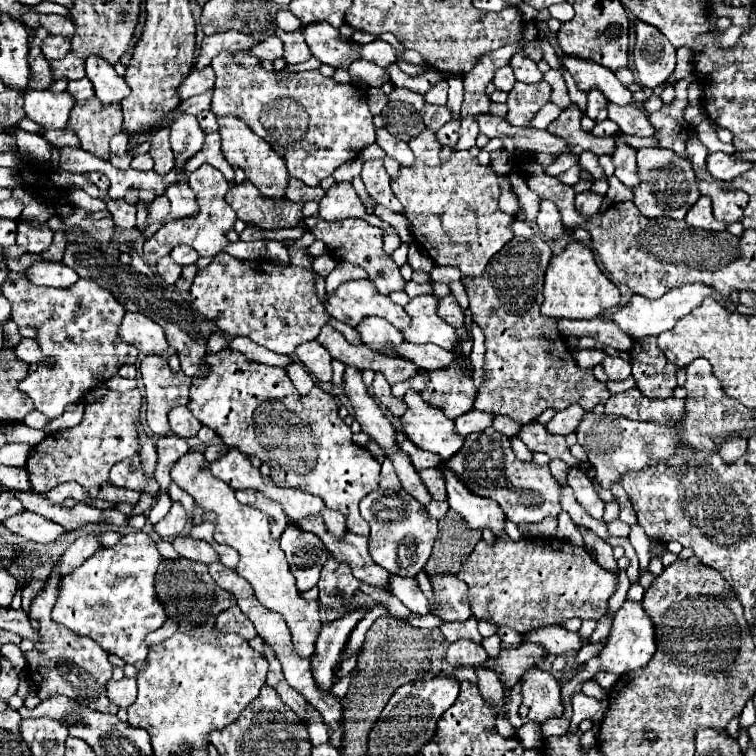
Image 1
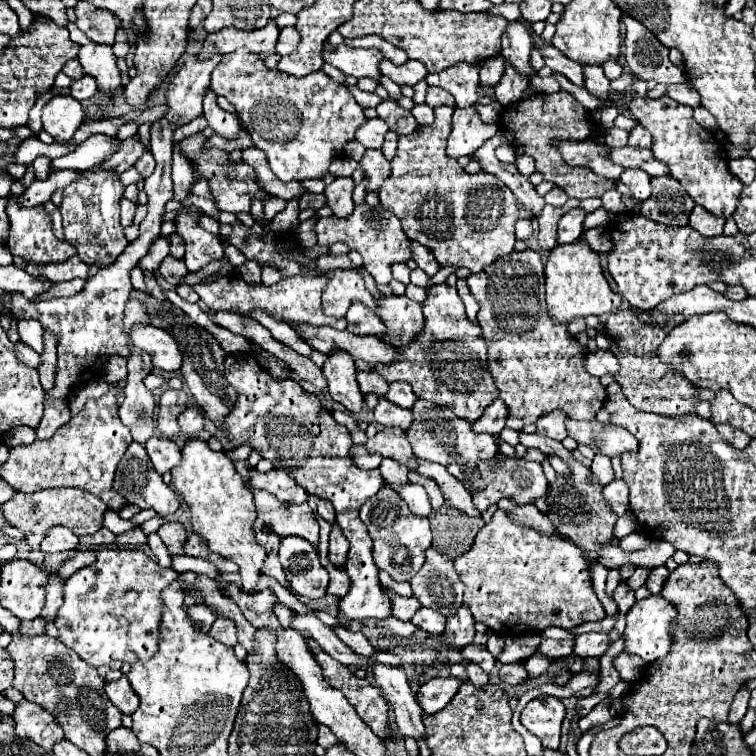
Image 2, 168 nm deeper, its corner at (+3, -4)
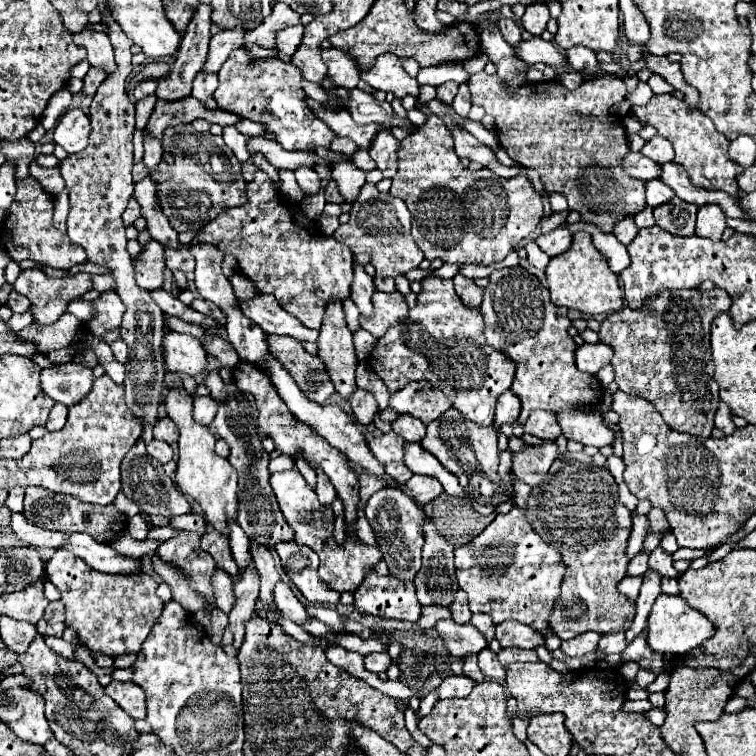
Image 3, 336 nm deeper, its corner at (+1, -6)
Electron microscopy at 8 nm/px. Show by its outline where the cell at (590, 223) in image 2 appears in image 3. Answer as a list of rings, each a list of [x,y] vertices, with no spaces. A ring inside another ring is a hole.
[[[576,232],[572,236],[570,250],[550,260],[546,268],[546,280],[550,298],[556,306],[574,308],[586,316],[606,316],[624,306],[624,296],[618,284],[618,276],[608,268],[606,258],[592,244],[592,236],[588,232]]]

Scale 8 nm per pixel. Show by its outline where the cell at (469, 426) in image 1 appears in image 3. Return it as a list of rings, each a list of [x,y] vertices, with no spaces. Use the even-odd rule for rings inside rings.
[[[508,390],[504,392],[500,398],[498,398],[498,406],[496,406],[496,420],[494,420],[494,426],[500,428],[502,424],[514,424],[520,416],[520,410],[522,410],[522,404],[518,400],[518,396]]]

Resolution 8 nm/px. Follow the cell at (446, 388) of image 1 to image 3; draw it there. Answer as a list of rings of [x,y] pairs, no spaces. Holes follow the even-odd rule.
[[[426,276],[422,282],[422,292],[418,294],[418,304],[408,312],[402,322],[392,326],[382,338],[378,338],[378,344],[374,346],[368,366],[382,378],[386,388],[390,392],[398,392],[406,386],[406,382],[412,380],[430,380],[432,384],[438,384],[450,396],[454,408],[466,416],[468,420],[480,424],[480,426],[490,426],[494,424],[494,410],[496,410],[496,400],[500,394],[504,394],[514,380],[516,364],[502,352],[494,350],[492,346],[486,344],[484,338],[484,318],[478,308],[468,308],[462,304],[458,298],[452,280],[444,280],[438,276]]]

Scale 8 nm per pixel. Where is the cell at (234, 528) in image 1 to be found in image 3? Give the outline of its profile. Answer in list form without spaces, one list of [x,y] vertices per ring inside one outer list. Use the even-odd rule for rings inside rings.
[[[172,388],[166,394],[166,410],[168,418],[174,420],[180,432],[178,440],[178,450],[180,450],[180,460],[176,468],[176,486],[180,486],[182,492],[190,494],[204,510],[204,518],[214,530],[226,532],[228,534],[228,520],[236,520],[236,508],[238,508],[238,476],[232,464],[218,456],[214,452],[216,436],[202,424],[196,424],[192,418],[192,402],[194,398],[184,390],[184,388]]]

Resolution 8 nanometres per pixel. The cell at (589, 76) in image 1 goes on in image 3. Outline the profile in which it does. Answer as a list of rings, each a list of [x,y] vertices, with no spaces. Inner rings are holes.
[[[534,36],[530,40],[520,42],[514,48],[514,54],[518,60],[526,62],[528,66],[538,64],[538,62],[542,62],[546,66],[554,66],[558,70],[562,70],[566,66],[566,58],[558,52],[558,48],[554,48],[552,42],[546,42],[540,36]]]

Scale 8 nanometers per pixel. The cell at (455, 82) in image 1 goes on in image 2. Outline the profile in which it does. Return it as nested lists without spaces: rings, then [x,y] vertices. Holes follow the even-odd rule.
[[[440,106],[434,110],[436,120],[428,126],[418,126],[412,134],[398,138],[398,152],[392,160],[392,174],[386,184],[380,188],[380,204],[384,210],[396,214],[402,222],[402,228],[410,240],[426,246],[440,266],[464,266],[470,272],[482,272],[496,258],[514,250],[514,222],[518,218],[532,218],[524,210],[508,186],[500,182],[494,174],[478,172],[468,174],[456,160],[446,156],[446,136],[450,134],[450,118],[454,114],[452,106]]]

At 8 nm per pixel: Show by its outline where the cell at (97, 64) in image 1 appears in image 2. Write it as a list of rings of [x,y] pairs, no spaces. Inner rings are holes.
[[[74,22],[66,24],[72,42],[78,42],[82,48],[78,52],[78,60],[88,76],[92,76],[98,84],[98,90],[110,98],[114,98],[120,92],[120,70],[116,66],[116,56],[112,54],[112,48],[106,44],[98,44],[86,38],[82,30],[76,28]]]

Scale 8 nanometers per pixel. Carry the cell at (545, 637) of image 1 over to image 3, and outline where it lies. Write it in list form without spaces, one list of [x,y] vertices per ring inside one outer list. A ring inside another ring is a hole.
[[[604,634],[598,642],[598,650],[604,650],[608,654],[612,652],[622,652],[628,646],[624,634]]]

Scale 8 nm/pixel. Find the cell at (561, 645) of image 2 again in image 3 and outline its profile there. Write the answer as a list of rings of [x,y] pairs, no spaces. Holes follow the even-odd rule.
[[[586,632],[586,634],[576,636],[574,640],[568,640],[568,642],[564,640],[560,648],[566,656],[586,656],[590,652],[596,652],[600,638],[602,638],[600,632]]]

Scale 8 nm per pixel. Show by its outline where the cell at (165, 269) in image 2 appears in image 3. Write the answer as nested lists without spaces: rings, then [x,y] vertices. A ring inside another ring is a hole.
[[[186,246],[180,248],[166,248],[166,266],[170,270],[182,270],[182,272],[194,272],[194,256]]]

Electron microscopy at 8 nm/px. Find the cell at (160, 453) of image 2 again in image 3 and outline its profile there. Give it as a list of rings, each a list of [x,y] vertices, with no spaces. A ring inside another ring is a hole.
[[[152,440],[150,444],[148,444],[148,454],[152,456],[152,458],[156,458],[160,464],[166,464],[166,462],[170,462],[172,460],[172,446],[170,444],[166,444],[166,442],[162,442],[162,440]]]

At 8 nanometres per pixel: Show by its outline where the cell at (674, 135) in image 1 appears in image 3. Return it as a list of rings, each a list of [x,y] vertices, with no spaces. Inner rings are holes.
[[[654,94],[646,106],[632,106],[632,114],[642,124],[654,126],[660,136],[672,142],[676,150],[676,162],[688,170],[690,180],[696,186],[710,188],[710,190],[722,190],[728,194],[738,194],[736,176],[738,172],[742,172],[742,166],[730,160],[728,156],[730,140],[716,130],[710,118],[702,116],[702,112],[696,112],[696,110],[698,108],[688,106],[684,100],[678,100],[670,94],[664,94],[664,96]]]

